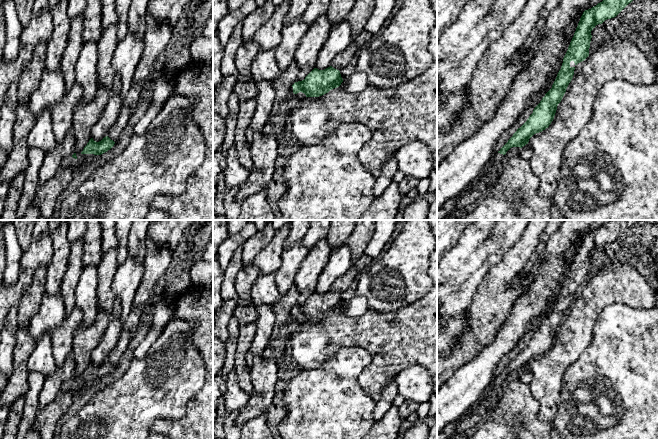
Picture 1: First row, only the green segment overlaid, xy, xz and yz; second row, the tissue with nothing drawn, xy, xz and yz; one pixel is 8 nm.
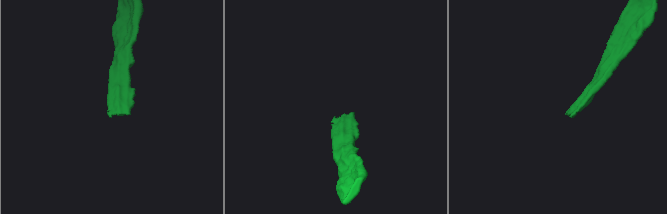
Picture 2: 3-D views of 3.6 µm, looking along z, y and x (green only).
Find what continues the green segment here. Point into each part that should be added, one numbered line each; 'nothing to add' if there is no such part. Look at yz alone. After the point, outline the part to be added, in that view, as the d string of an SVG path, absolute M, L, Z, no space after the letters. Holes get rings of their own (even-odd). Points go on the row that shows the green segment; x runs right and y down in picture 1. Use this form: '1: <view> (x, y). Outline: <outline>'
1: yz (482, 187). Outline: M497 152L493 160L491 170L485 176L483 176L467 193L459 196L454 210L474 206L481 197L489 192L500 169L500 163L503 157L503 154Z

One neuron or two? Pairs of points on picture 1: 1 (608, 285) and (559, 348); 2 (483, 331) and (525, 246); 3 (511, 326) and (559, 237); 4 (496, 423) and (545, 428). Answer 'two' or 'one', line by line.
1: one
2: one
3: one
4: one

